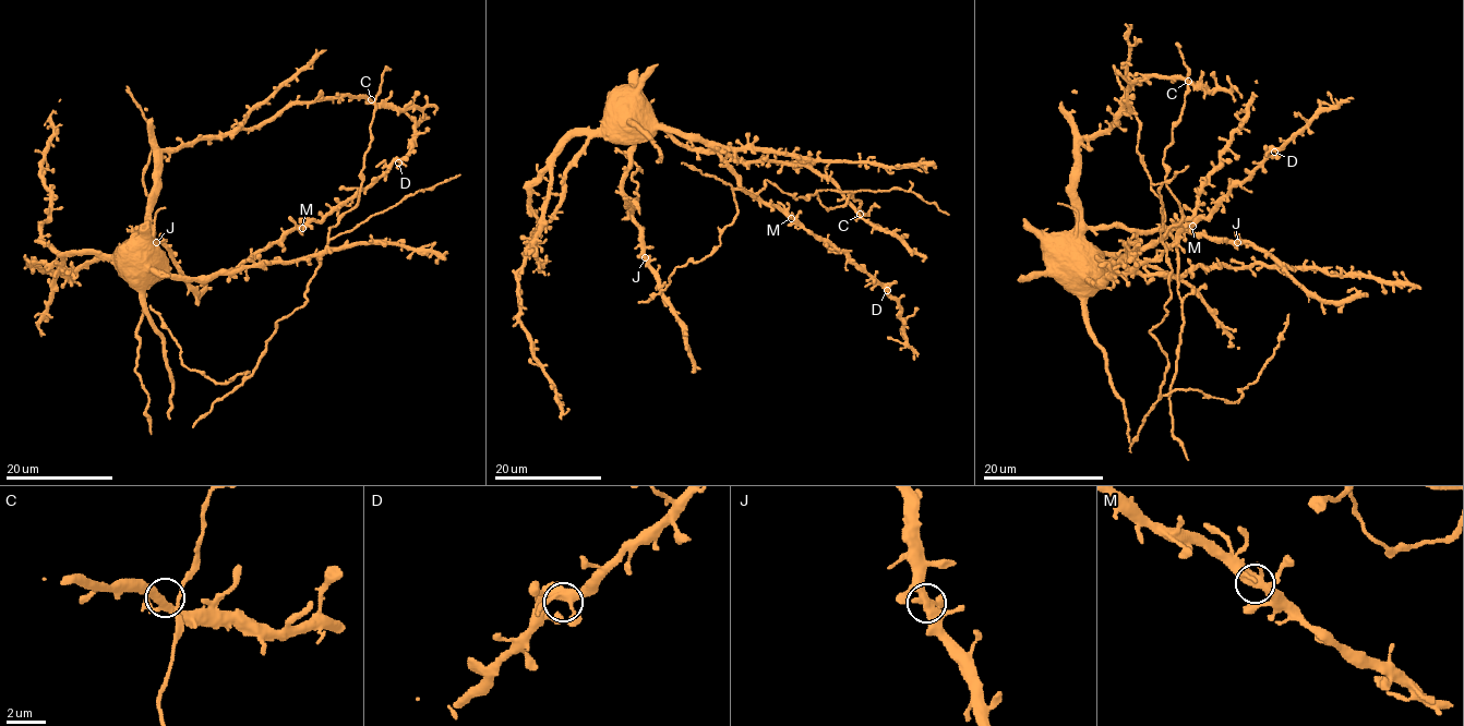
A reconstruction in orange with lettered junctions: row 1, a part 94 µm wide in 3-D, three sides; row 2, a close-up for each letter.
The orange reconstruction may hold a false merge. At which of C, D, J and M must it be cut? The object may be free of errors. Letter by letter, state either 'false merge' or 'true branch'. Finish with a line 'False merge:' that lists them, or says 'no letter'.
C: true branch
D: true branch
J: true branch
M: true branch
False merge: no letter

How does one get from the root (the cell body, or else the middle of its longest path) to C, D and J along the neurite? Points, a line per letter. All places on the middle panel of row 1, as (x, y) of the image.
C: (769, 160), (804, 165), (819, 171), (860, 214)
D: (769, 160), (692, 149), (638, 118), (697, 134), (744, 189), (841, 250), (887, 290)
J: (769, 160), (742, 161), (724, 153), (688, 148), (644, 116), (636, 125), (623, 196), (646, 257)

